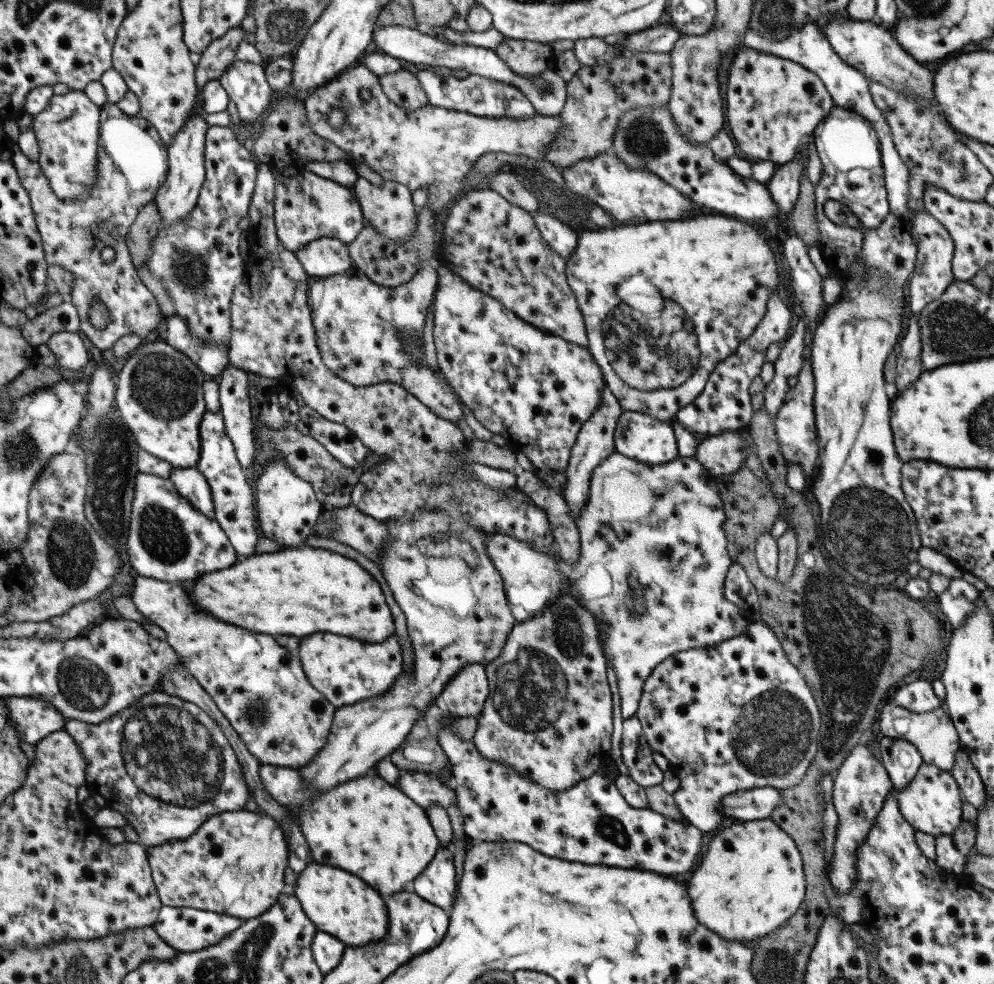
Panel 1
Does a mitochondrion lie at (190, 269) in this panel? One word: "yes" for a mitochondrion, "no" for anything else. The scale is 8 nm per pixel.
yes

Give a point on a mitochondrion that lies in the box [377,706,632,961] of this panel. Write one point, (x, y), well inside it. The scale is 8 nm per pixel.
(606, 819)

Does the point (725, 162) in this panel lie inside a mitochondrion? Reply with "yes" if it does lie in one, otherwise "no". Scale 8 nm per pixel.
no

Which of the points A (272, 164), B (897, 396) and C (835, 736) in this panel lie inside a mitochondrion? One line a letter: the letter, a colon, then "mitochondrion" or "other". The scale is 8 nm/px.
A: other
B: other
C: mitochondrion

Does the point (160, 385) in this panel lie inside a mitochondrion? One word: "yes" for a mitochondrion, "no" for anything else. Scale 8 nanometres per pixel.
yes

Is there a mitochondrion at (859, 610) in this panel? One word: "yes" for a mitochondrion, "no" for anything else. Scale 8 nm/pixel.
no

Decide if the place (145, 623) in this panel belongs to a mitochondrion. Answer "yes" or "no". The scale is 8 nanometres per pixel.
no

